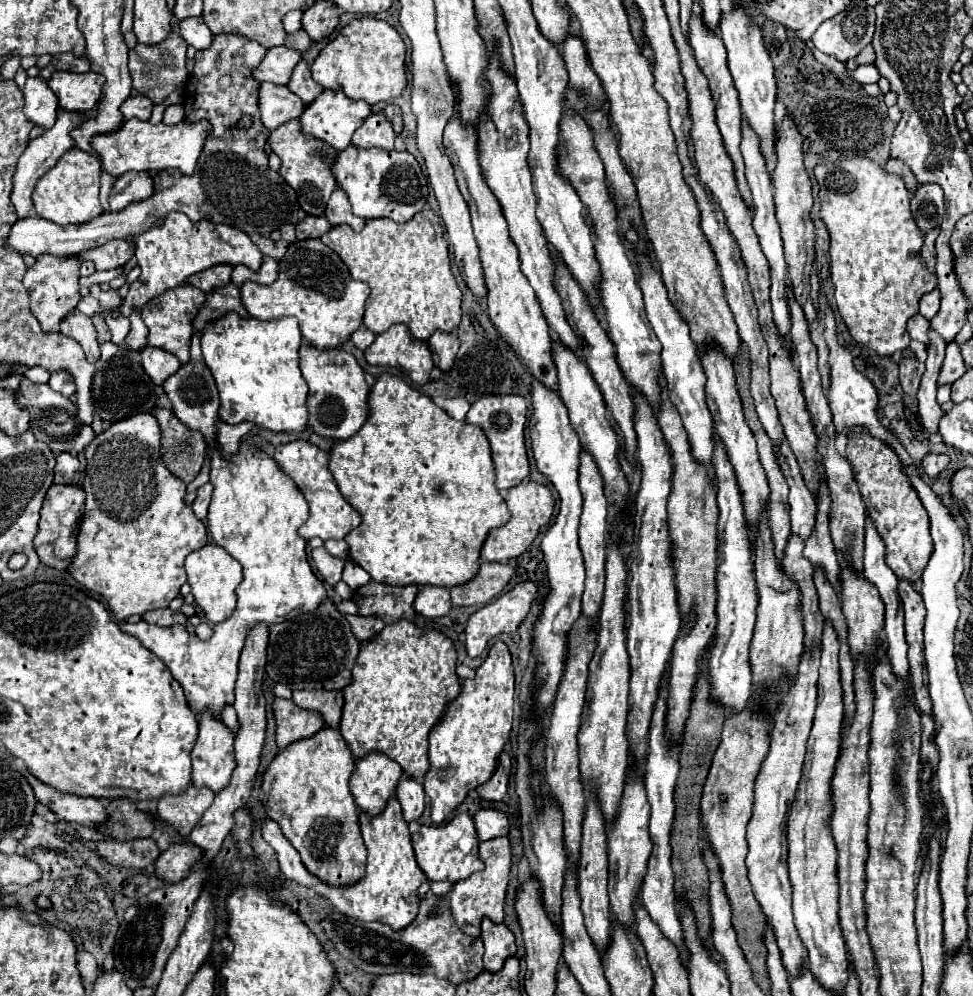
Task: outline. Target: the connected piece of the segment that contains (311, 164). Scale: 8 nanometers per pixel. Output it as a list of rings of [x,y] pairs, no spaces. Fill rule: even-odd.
[[[296,119],[286,121],[278,129],[270,131],[268,145],[280,157],[280,161],[282,161],[280,175],[298,193],[300,207],[310,215],[322,215],[322,211],[330,199],[330,193],[336,189],[336,179],[330,173],[330,165],[334,163],[336,149],[322,143],[320,139],[314,139],[312,135],[300,135]]]

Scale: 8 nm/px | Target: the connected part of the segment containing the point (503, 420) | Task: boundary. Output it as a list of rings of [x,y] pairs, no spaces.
[[[484,395],[478,401],[472,403],[466,423],[476,423],[486,433],[490,447],[492,447],[492,461],[496,467],[496,487],[500,491],[506,491],[518,483],[522,483],[524,477],[528,477],[528,457],[526,457],[526,445],[524,445],[524,423],[526,423],[526,399],[520,395]]]

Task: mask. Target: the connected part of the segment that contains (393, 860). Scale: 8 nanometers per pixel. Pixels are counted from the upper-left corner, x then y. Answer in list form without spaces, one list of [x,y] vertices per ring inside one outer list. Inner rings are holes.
[[[396,797],[388,799],[386,807],[378,815],[360,813],[360,829],[362,829],[362,837],[364,837],[364,843],[368,849],[368,865],[366,865],[366,875],[352,885],[328,885],[328,883],[320,881],[316,875],[310,875],[306,865],[300,861],[298,851],[284,839],[278,823],[274,823],[272,819],[266,819],[266,823],[262,825],[262,837],[278,853],[280,871],[286,879],[296,881],[298,885],[316,891],[344,915],[350,915],[356,919],[366,919],[366,921],[378,919],[378,921],[388,923],[394,929],[402,929],[418,913],[420,899],[416,897],[416,889],[426,881],[426,875],[422,875],[422,869],[418,867],[418,863],[414,859],[408,823],[402,817],[402,807],[400,807],[398,799]]]

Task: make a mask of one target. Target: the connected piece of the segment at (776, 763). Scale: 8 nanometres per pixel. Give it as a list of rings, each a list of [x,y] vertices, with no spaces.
[[[820,649],[814,655],[802,655],[798,679],[786,695],[786,707],[782,707],[782,715],[774,719],[774,727],[770,731],[770,751],[762,763],[760,775],[756,779],[756,799],[754,813],[748,823],[748,875],[762,911],[768,917],[768,923],[774,931],[776,943],[782,953],[782,963],[790,977],[798,977],[802,971],[802,963],[806,961],[806,947],[802,945],[792,917],[792,885],[788,879],[788,845],[786,845],[786,823],[790,815],[790,803],[794,801],[794,793],[800,781],[802,761],[806,753],[806,739],[812,727],[814,711],[816,711],[816,681],[818,681],[818,663]]]

